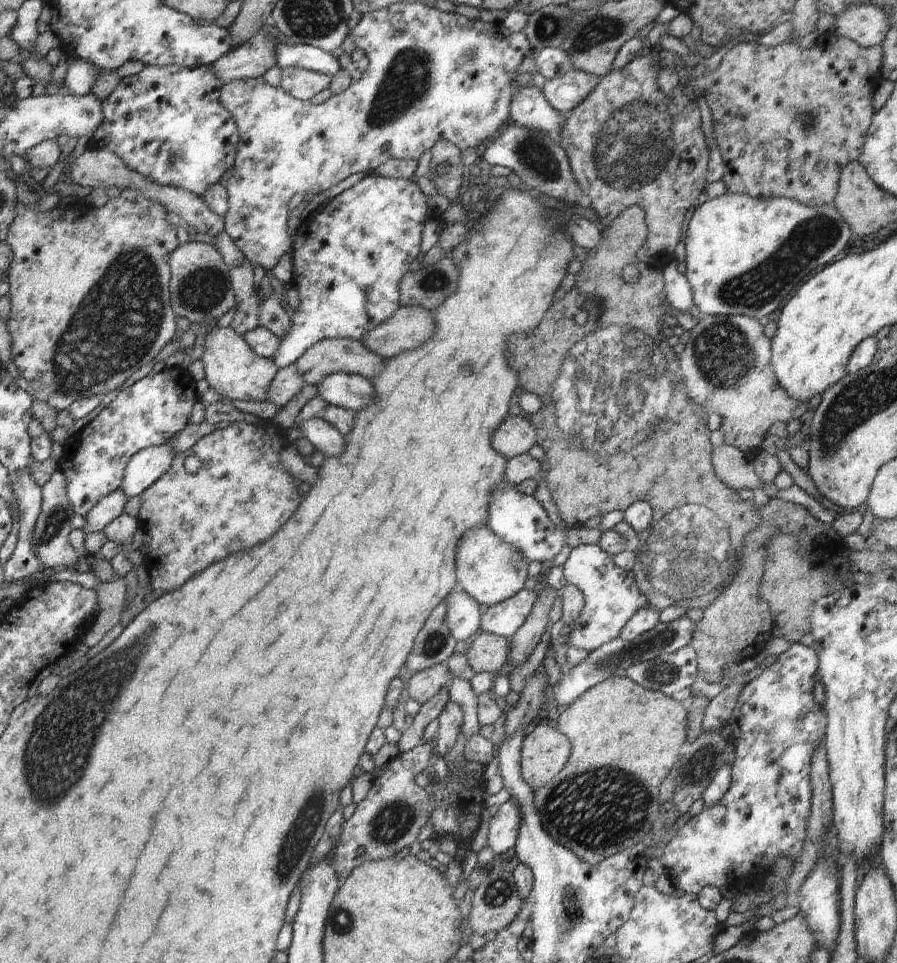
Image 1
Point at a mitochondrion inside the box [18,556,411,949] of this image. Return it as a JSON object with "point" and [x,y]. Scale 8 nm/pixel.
{"point":[56,754]}

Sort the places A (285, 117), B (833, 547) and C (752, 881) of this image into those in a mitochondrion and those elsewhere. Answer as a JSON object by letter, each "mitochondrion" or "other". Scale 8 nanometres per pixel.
{"A":"other","B":"other","C":"other"}

